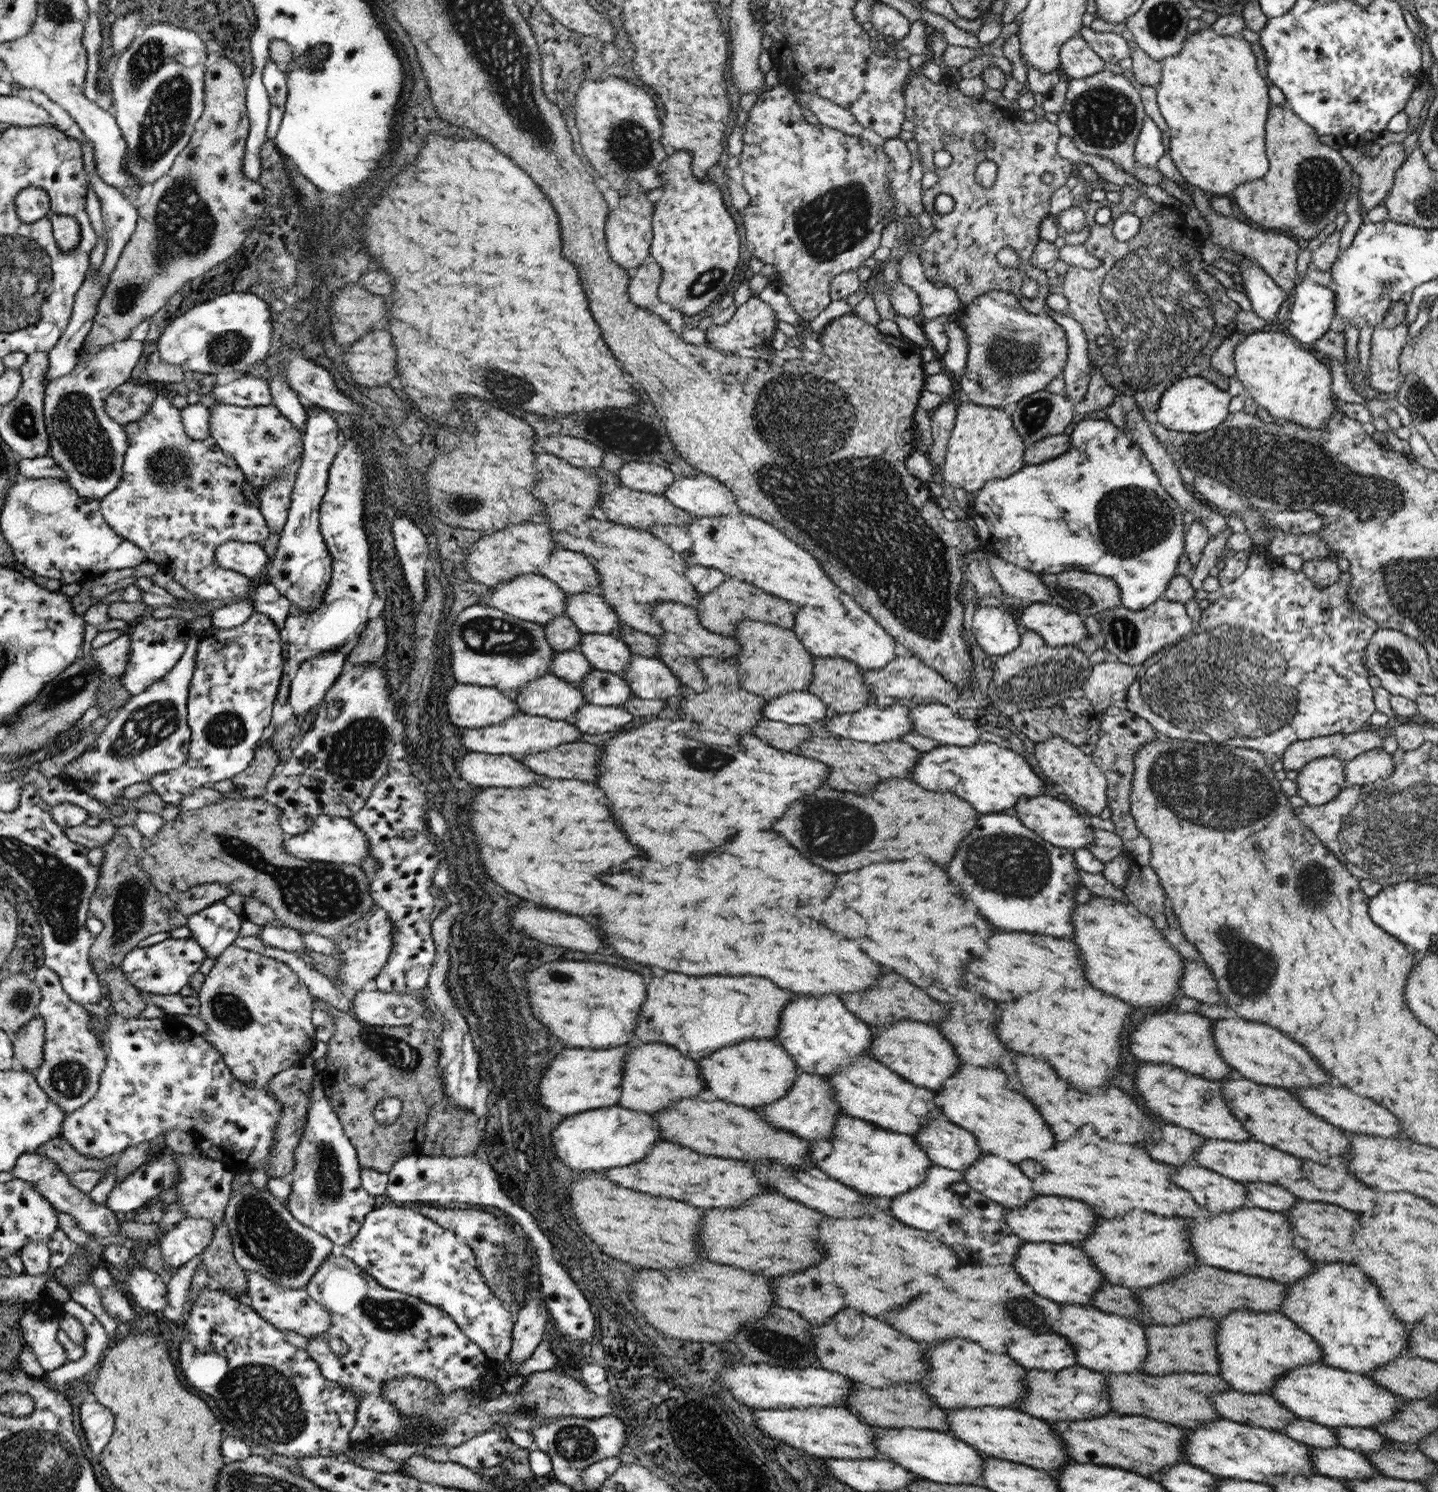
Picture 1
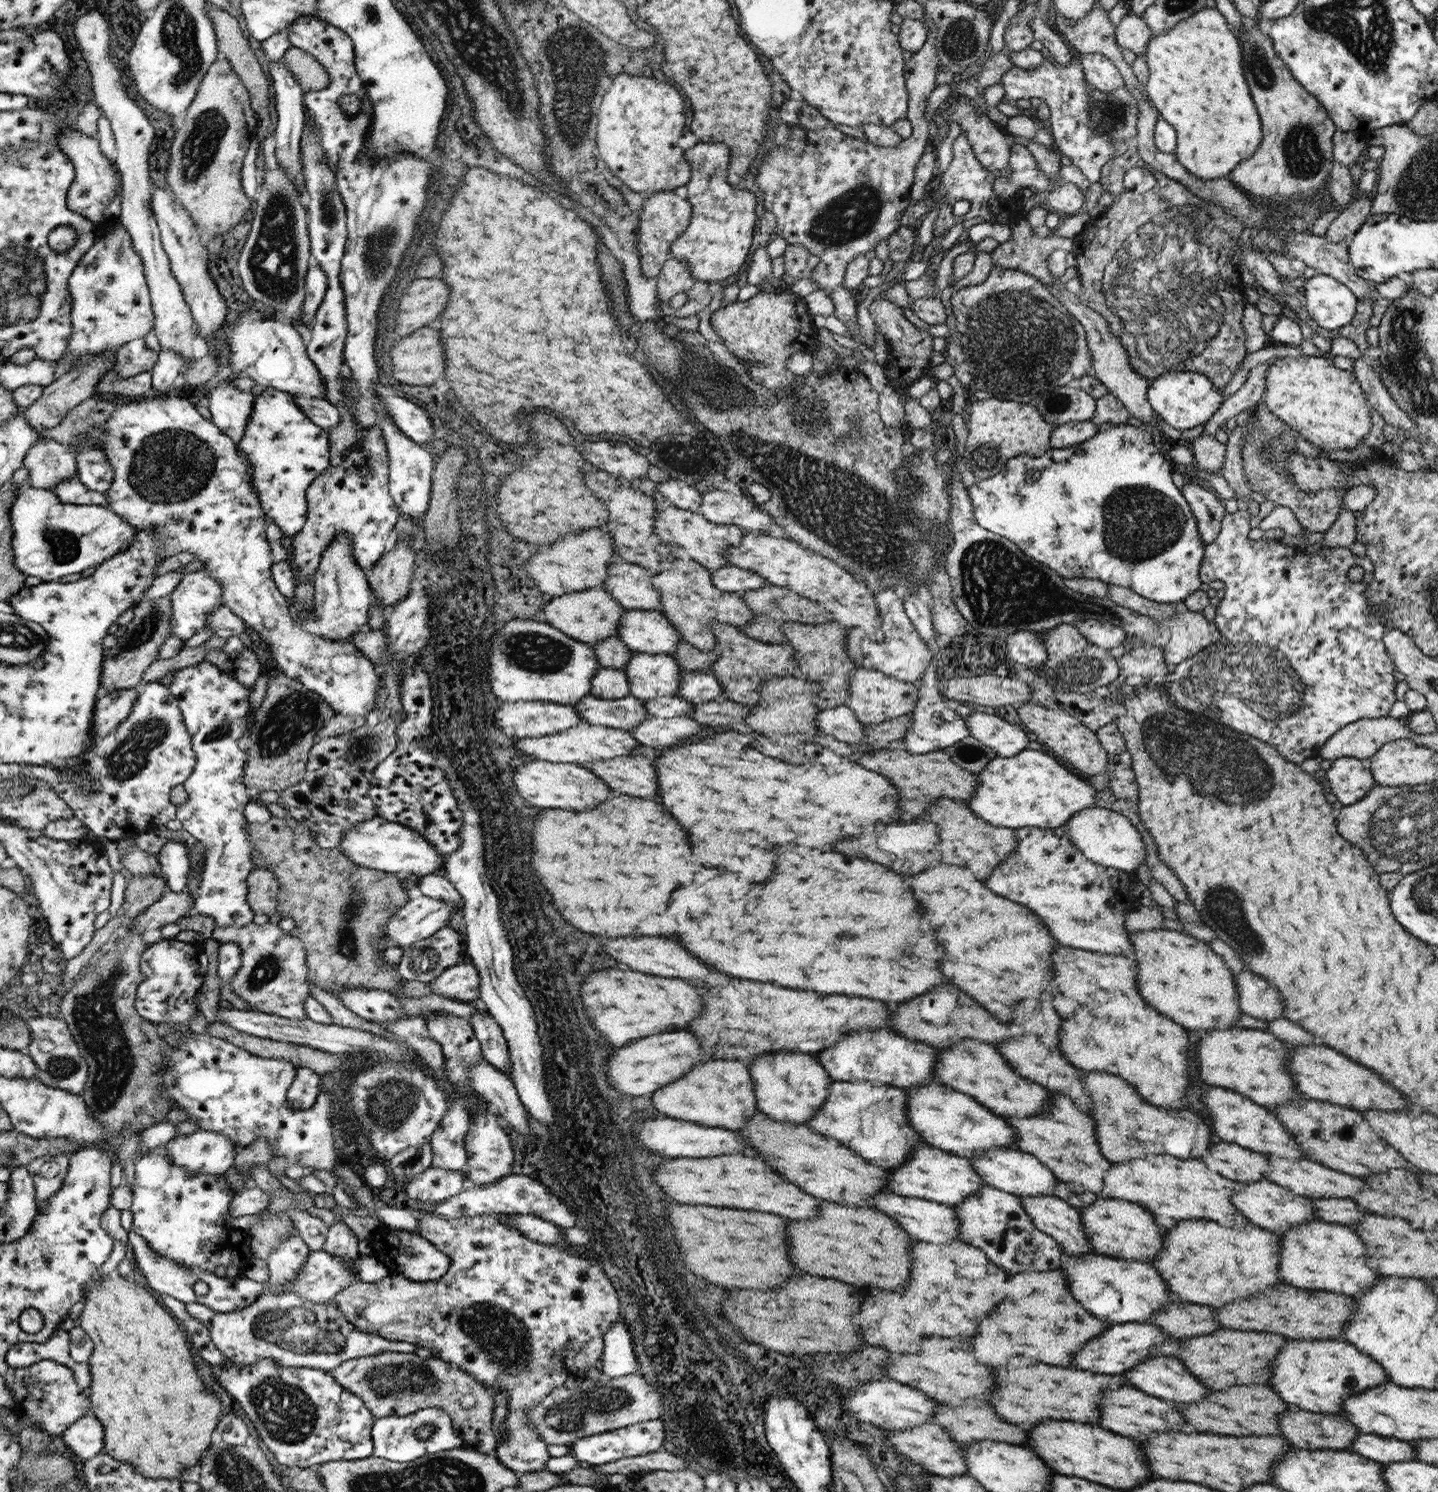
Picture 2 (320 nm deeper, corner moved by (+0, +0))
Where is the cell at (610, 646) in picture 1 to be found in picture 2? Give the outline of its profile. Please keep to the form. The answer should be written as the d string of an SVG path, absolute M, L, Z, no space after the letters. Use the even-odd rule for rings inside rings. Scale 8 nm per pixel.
M634 652L624 668L631 695L643 701L679 694L681 671L674 656Z

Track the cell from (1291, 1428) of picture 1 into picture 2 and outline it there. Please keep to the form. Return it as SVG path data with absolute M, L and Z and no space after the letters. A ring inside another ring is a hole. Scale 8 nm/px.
M1359 1434L1349 1450L1383 1465L1417 1460L1417 1452L1411 1441L1373 1434Z

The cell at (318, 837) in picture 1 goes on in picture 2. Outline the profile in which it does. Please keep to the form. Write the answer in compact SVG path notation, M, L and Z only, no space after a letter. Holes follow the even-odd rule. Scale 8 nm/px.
M380 816L365 820L346 831L343 842L338 848L347 853L355 864L367 869L398 874L400 879L431 875L446 866L445 856L441 855L435 845L429 843L419 832Z

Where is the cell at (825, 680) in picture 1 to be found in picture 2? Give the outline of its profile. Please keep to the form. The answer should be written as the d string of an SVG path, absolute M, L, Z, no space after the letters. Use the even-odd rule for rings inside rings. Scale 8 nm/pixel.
M865 666L856 667L851 675L850 697L845 705L850 708L856 720L864 724L880 724L884 721L899 719L909 715L919 702L919 686L898 680L883 672L868 669Z

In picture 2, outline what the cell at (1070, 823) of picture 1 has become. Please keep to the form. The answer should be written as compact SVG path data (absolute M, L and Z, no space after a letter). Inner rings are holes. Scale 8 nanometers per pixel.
M1095 806L1077 812L1064 826L1076 848L1094 864L1132 873L1145 864L1146 844L1130 819L1121 813Z

